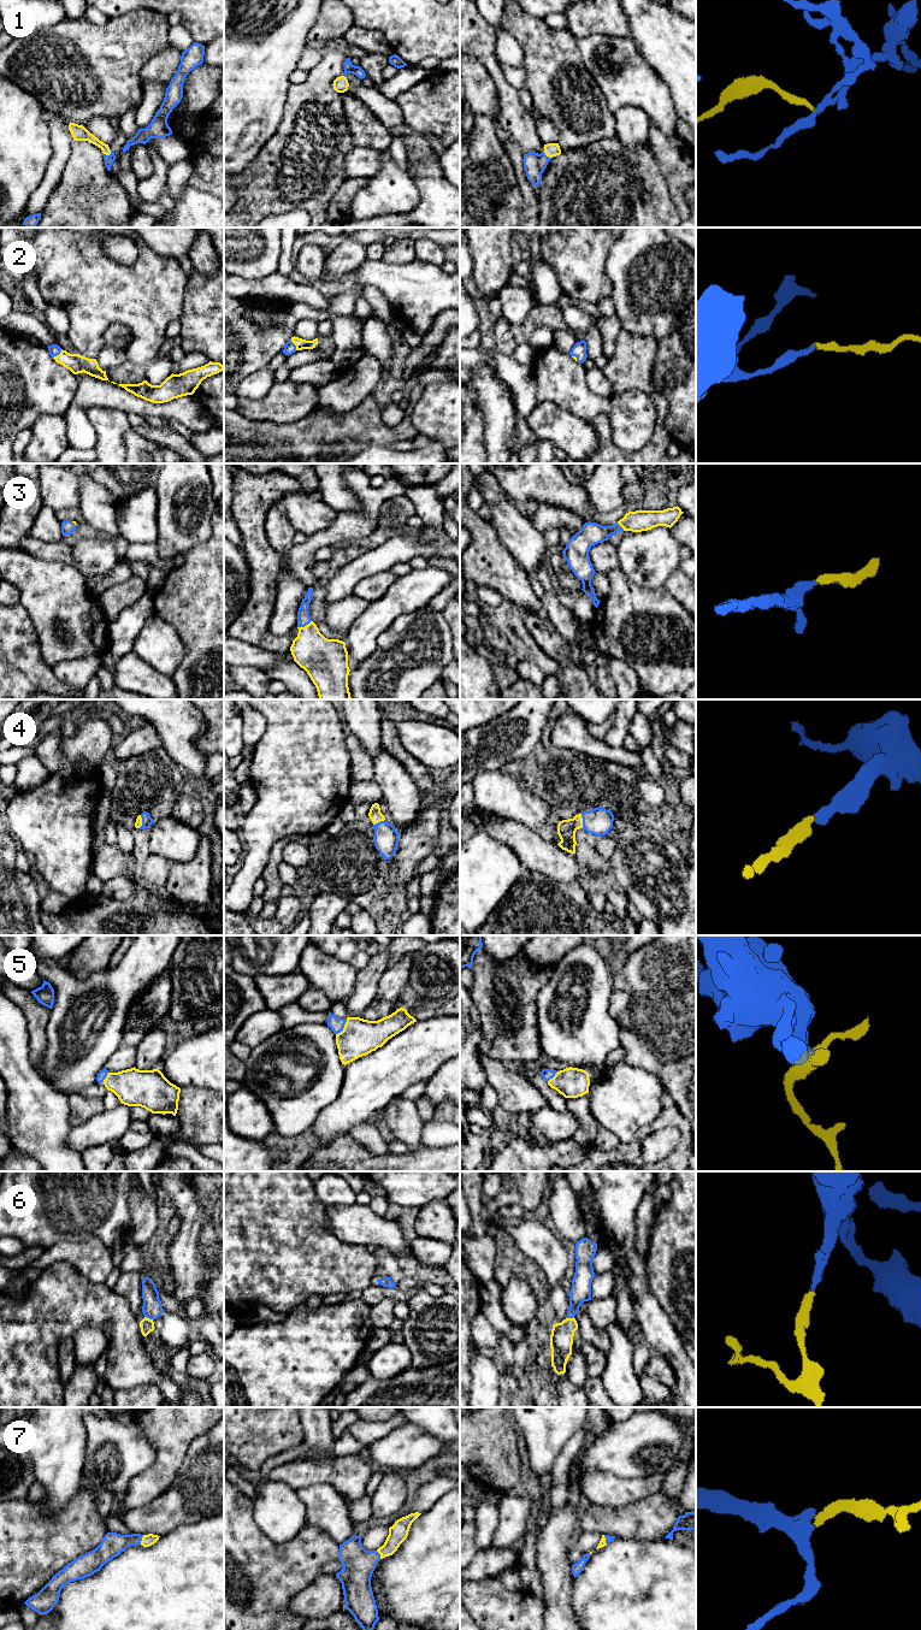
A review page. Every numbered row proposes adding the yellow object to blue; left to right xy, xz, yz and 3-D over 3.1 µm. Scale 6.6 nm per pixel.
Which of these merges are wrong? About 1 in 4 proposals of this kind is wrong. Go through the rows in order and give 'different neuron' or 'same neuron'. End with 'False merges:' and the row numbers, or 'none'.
1: same neuron
2: same neuron
3: same neuron
4: same neuron
5: same neuron
6: same neuron
7: same neuron
False merges: none

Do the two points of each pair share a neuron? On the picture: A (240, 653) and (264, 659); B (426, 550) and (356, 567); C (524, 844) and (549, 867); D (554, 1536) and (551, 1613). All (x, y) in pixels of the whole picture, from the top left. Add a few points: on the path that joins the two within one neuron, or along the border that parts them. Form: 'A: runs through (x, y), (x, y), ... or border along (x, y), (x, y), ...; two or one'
A: runs through (246, 654), (258, 657); one
B: runs through (409, 550), (395, 550), (373, 562); one
C: runs through (530, 848), (543, 861); one
D: runs through (554, 1555), (554, 1594); one

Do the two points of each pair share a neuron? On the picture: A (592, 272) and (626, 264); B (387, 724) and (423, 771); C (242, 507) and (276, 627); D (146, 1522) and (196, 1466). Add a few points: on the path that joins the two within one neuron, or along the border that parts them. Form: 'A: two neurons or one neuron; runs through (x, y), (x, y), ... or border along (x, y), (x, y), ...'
A: two neurons; border along (615, 242), (606, 265), (613, 287), (609, 296)
B: one neuron; runs through (390, 737), (390, 743), (409, 762)
C: two neurons; border along (277, 588), (267, 632)
D: one neuron; runs through (157, 1507), (165, 1504), (188, 1481)

